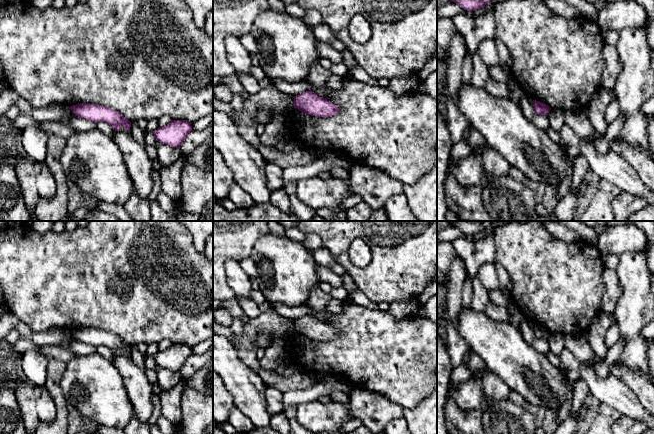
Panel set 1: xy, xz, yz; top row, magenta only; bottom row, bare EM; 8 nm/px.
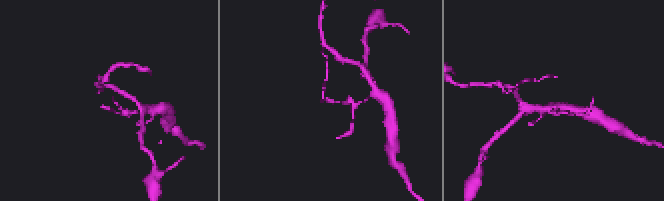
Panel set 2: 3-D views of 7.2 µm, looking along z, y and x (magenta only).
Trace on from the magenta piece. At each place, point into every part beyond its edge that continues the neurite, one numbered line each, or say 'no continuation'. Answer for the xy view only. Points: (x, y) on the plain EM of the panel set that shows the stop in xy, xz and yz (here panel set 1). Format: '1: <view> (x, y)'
no continuation

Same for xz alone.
no continuation

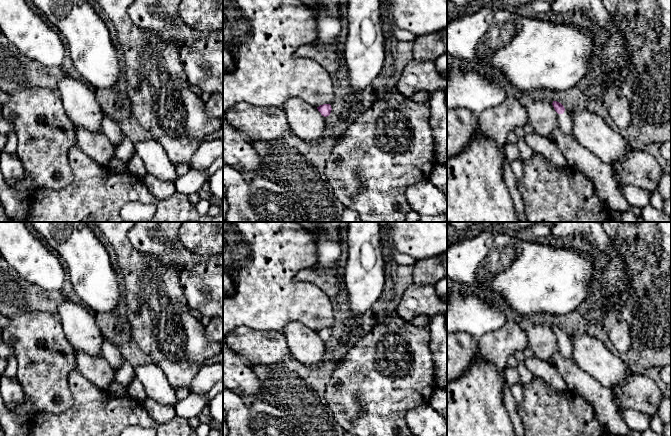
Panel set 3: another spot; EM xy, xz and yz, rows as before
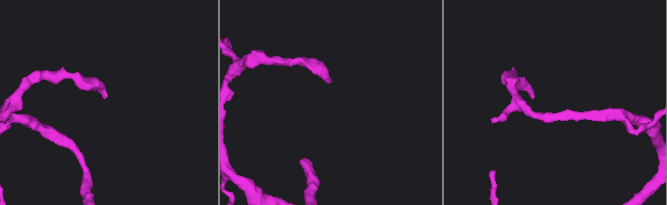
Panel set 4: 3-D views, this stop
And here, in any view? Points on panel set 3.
1: yz (565, 345)

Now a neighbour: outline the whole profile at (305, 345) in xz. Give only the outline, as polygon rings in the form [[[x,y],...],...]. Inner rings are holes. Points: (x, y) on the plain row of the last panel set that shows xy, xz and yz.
[[[289,322],[282,333],[291,356],[308,367],[325,364],[325,341],[318,333],[300,322]]]

